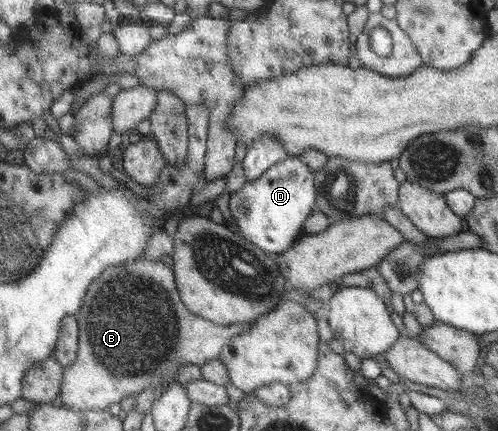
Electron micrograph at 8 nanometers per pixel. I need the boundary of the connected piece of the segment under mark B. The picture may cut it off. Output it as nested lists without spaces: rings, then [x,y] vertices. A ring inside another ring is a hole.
[[[145,256],[128,264],[105,269],[89,288],[84,306],[76,317],[80,326],[79,355],[71,366],[64,368],[59,395],[63,407],[78,411],[107,411],[111,404],[117,404],[127,396],[138,395],[149,386],[166,387],[175,382],[175,376],[183,366],[191,364],[201,368],[207,362],[219,358],[233,337],[252,326],[249,322],[219,326],[193,314],[177,290],[172,267],[166,266],[162,259],[151,261]]]

